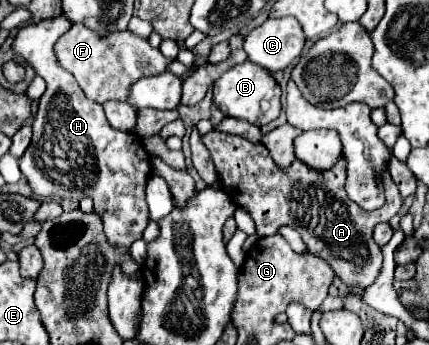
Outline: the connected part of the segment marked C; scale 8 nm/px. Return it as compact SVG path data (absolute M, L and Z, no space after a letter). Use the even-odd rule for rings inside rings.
M281 17L267 19L255 27L243 41L247 59L269 69L271 73L283 71L303 51L305 35L297 19Z

